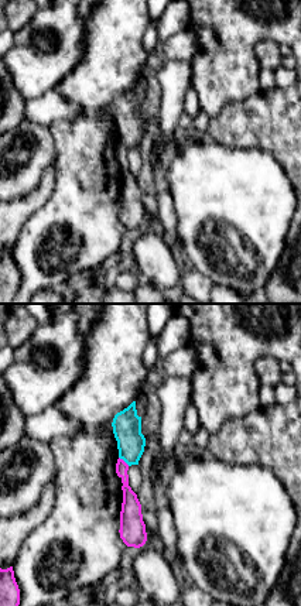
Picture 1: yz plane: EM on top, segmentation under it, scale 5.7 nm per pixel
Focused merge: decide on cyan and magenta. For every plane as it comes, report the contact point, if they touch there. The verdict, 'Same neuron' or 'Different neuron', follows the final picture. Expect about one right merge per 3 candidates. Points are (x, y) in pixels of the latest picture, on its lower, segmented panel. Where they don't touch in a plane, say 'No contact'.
Touches cyan at (125, 461)

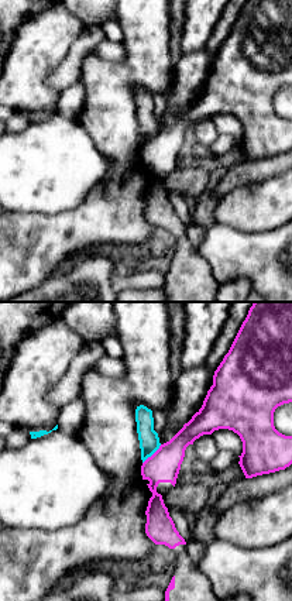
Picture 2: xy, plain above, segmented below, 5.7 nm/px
Touches cyan at (151, 454)

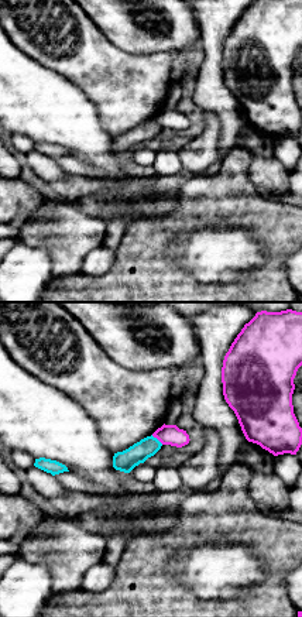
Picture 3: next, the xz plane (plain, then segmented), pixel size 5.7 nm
Touches cyan at (155, 438)

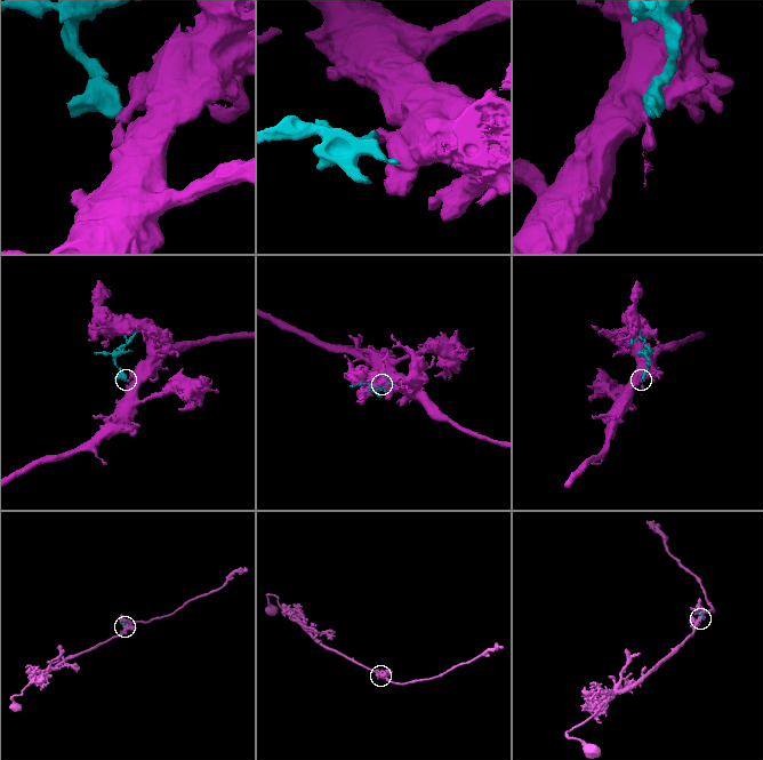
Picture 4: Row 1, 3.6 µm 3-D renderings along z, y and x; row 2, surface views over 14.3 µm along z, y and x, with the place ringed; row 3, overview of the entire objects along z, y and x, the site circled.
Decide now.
Different neuron

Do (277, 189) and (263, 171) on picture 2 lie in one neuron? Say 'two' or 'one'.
two

